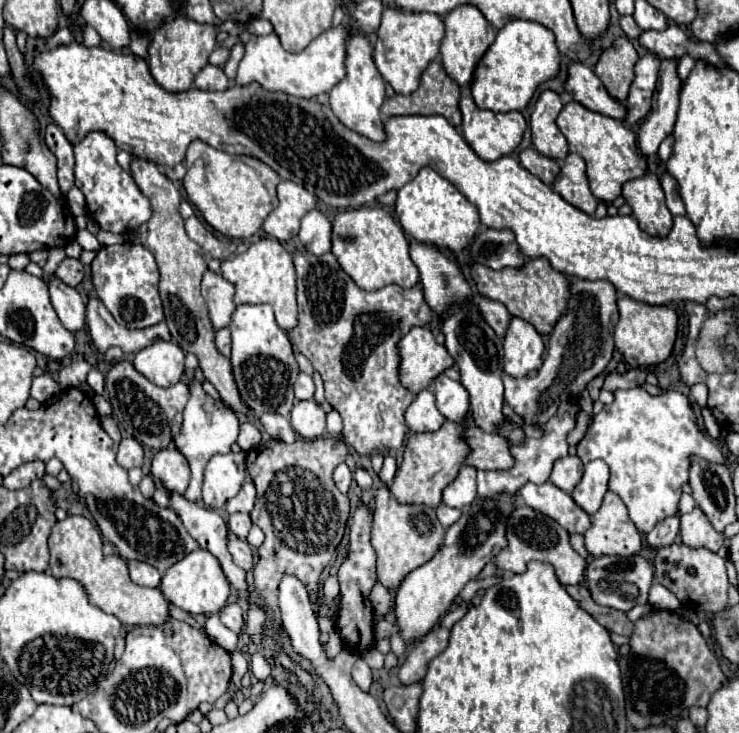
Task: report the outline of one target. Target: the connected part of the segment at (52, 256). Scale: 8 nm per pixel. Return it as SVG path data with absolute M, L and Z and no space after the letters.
M51 247L49 249L49 259L47 259L47 265L43 267L45 275L53 275L55 267L65 259L65 249L63 247Z

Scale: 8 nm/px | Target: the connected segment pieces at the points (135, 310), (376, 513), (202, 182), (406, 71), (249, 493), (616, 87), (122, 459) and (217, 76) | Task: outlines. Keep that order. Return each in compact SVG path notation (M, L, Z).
M121 243L101 247L91 263L91 283L95 297L107 307L115 321L127 329L145 329L163 319L163 305L159 299L159 271L149 249L135 243Z
M387 487L375 491L375 509L373 509L373 527L371 527L371 545L377 551L377 579L389 591L397 591L401 581L415 569L427 563L439 543L443 541L445 529L435 517L435 509L425 505L401 505L395 501Z
M193 141L187 149L185 167L187 167L187 173L183 179L183 187L187 191L189 201L203 213L205 221L213 229L217 229L219 233L223 233L229 239L249 239L253 233L259 231L259 227L263 225L263 219L279 205L277 191L275 191L279 185L279 175L255 157L229 155L225 151L217 151L217 149L209 147L203 141Z
M385 9L381 15L381 25L377 29L375 43L375 65L383 79L399 95L409 95L419 87L419 75L429 61L439 53L439 43L443 39L443 21L435 13L405 13L399 9Z
M245 481L243 487L241 487L241 491L233 499L227 501L225 509L227 509L229 515L233 515L237 511L249 513L253 509L253 503L255 503L255 485L251 481Z
M619 37L613 47L605 49L595 63L595 75L601 79L605 89L613 99L625 103L627 91L633 79L633 65L637 61L637 51L627 37Z
M123 437L119 443L119 451L117 451L117 463L123 469L141 467L143 465L143 445L135 441L133 437Z
M205 65L201 73L195 77L195 87L203 90L225 91L229 87L229 79L225 77L221 67Z

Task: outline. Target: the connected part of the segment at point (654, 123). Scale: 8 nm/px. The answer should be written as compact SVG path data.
M661 59L657 89L653 95L653 109L639 129L639 151L647 157L657 153L661 141L673 131L679 109L681 79L677 75L677 59Z

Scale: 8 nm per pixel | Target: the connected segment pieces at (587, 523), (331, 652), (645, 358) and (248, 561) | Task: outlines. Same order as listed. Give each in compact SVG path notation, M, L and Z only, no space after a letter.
M551 481L543 485L525 483L519 489L519 495L531 509L555 519L569 533L585 535L585 531L591 527L591 517L571 499L567 491L555 487Z
M333 631L329 643L325 645L325 653L329 659L335 659L341 653L341 649L343 649L343 643L339 643L339 635L335 635L335 631Z
M619 295L619 323L615 325L615 345L623 353L625 363L631 367L651 367L663 363L675 345L677 337L677 313L667 305L649 305L635 301L627 295Z
M237 537L229 539L229 553L233 555L233 563L245 571L253 569L253 551L247 541L241 541Z

